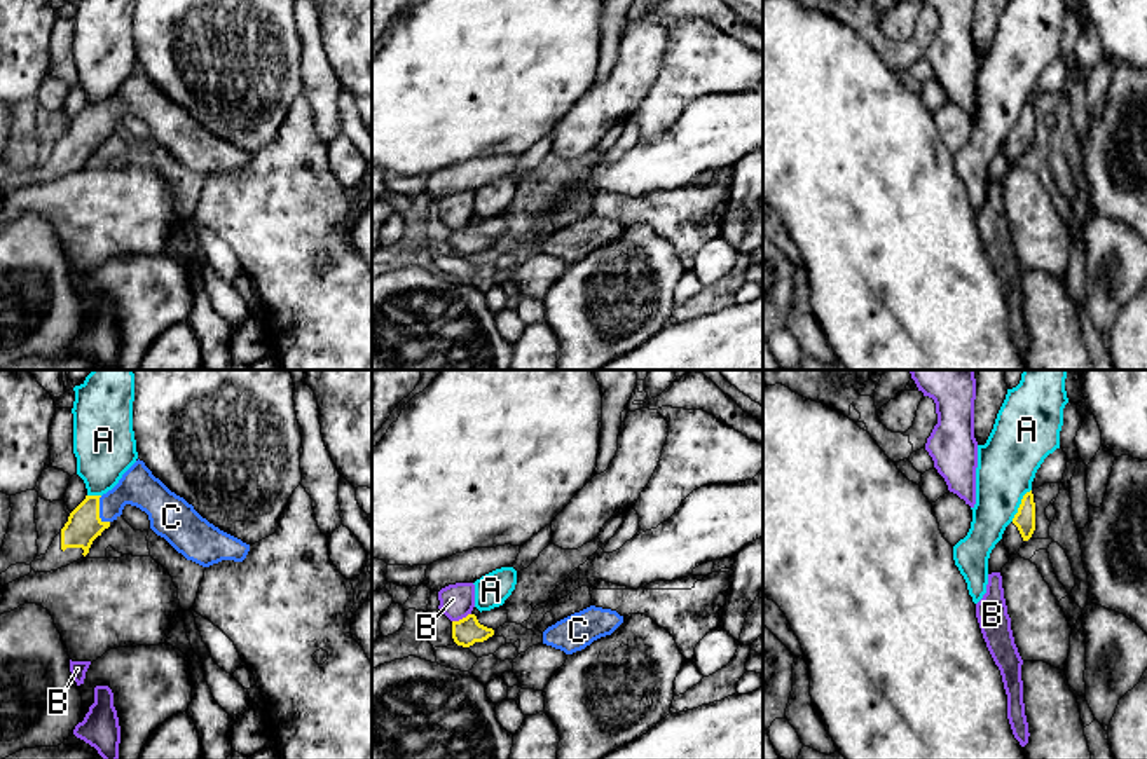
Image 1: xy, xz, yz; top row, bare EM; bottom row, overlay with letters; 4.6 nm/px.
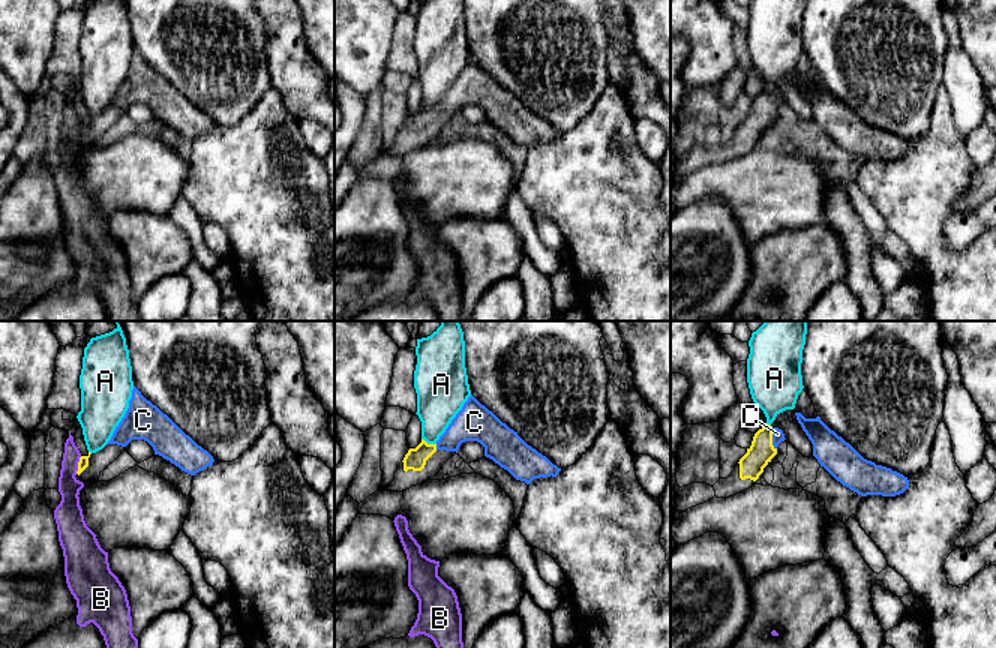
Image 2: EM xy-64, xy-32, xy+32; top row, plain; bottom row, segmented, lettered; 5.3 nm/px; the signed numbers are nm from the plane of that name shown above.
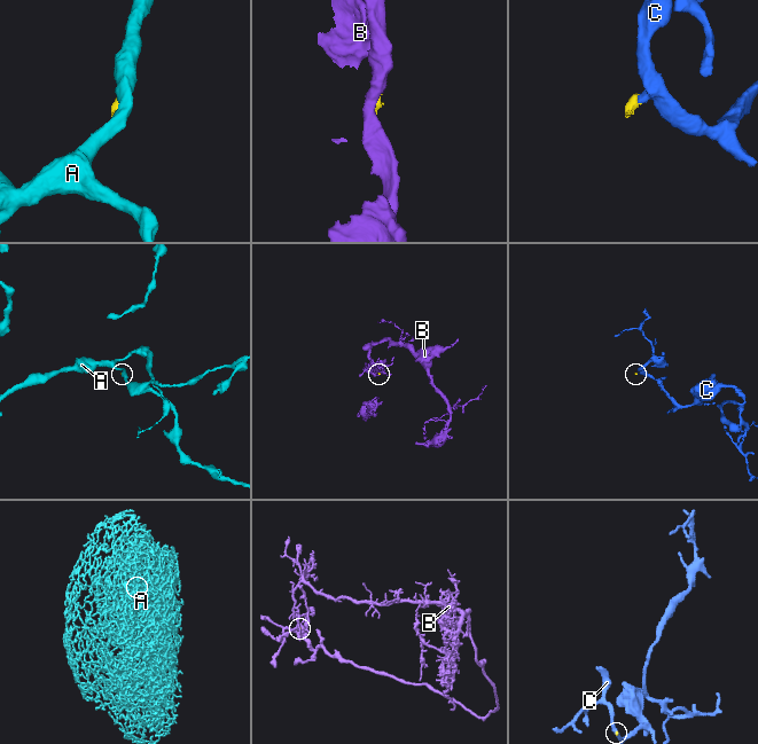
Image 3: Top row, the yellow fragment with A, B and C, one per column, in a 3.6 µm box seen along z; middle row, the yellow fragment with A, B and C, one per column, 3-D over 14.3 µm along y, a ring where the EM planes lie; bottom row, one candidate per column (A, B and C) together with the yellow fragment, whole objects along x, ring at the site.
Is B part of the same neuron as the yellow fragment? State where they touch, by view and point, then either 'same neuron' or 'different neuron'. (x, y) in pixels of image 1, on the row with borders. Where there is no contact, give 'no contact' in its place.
meets yellow in xz at (463, 618); different neuron

